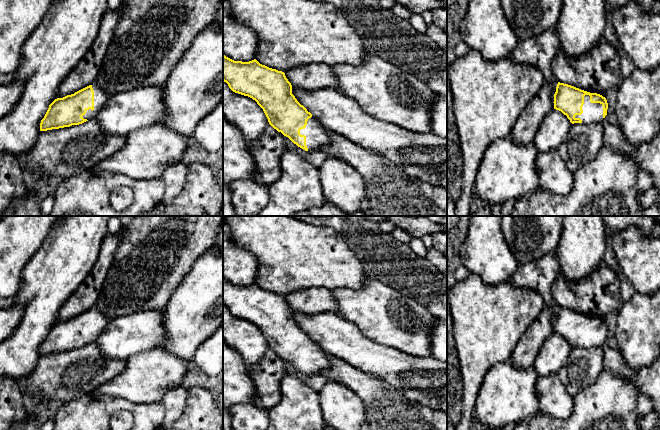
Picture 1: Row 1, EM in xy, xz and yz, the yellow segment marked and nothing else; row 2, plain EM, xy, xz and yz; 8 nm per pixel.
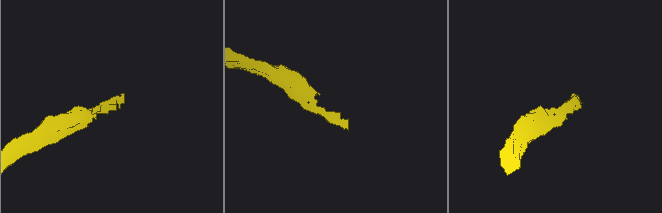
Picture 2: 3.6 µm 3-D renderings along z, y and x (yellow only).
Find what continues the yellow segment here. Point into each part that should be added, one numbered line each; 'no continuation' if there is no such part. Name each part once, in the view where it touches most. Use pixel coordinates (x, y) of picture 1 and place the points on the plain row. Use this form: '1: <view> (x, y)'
1: yz (592, 336)

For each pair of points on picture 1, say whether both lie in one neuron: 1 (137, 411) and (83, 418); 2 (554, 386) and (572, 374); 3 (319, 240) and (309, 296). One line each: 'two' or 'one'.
1: one
2: two
3: two

